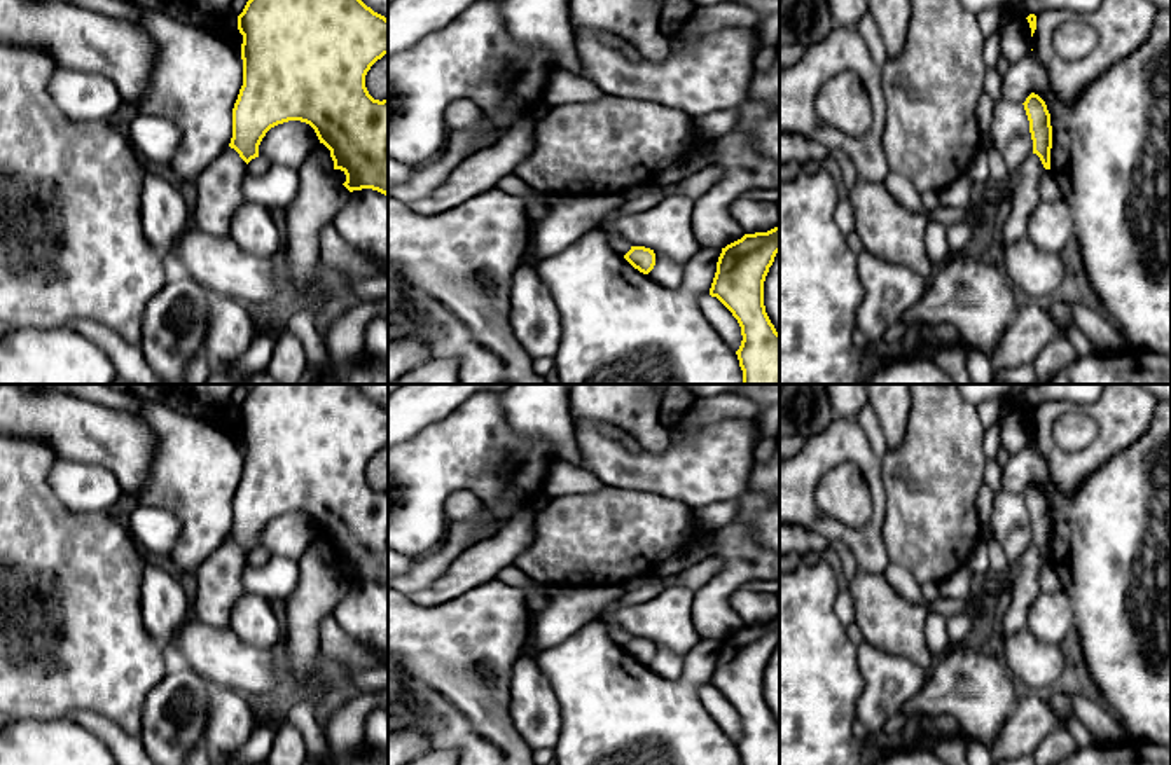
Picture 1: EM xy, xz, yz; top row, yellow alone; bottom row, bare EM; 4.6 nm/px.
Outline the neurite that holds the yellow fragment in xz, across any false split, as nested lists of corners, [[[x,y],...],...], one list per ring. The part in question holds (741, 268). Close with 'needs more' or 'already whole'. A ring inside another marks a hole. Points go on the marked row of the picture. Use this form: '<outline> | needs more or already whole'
[[[780,225],[745,234],[722,248],[710,288],[741,327],[736,355],[743,384],[780,384],[780,334],[764,306],[764,281],[778,252]]] | already whole

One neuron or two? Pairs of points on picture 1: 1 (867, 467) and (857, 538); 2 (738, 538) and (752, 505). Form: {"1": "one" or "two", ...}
{"1": "one", "2": "two"}

